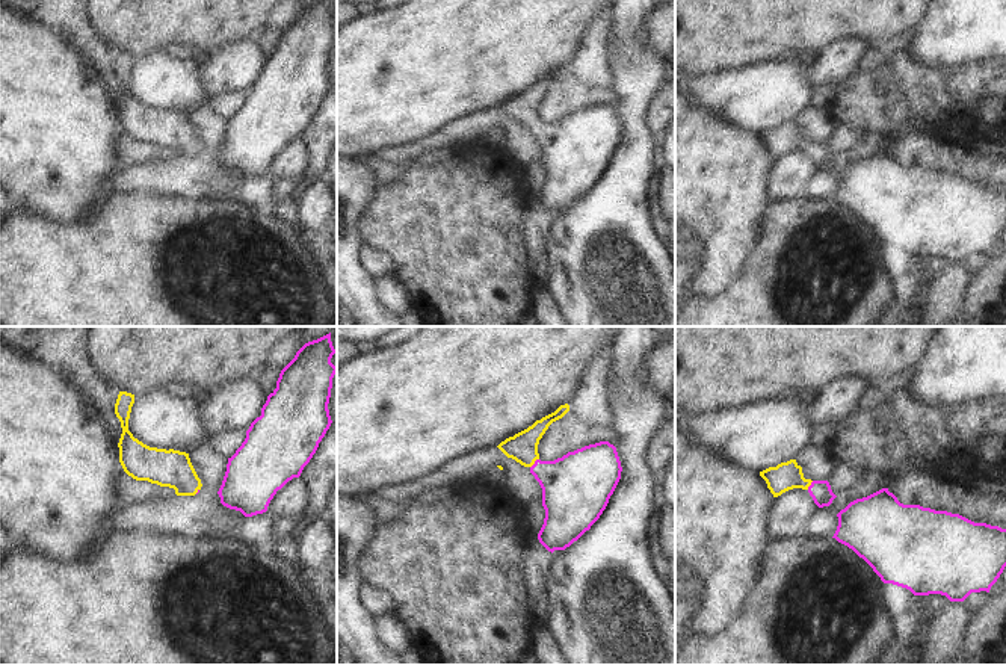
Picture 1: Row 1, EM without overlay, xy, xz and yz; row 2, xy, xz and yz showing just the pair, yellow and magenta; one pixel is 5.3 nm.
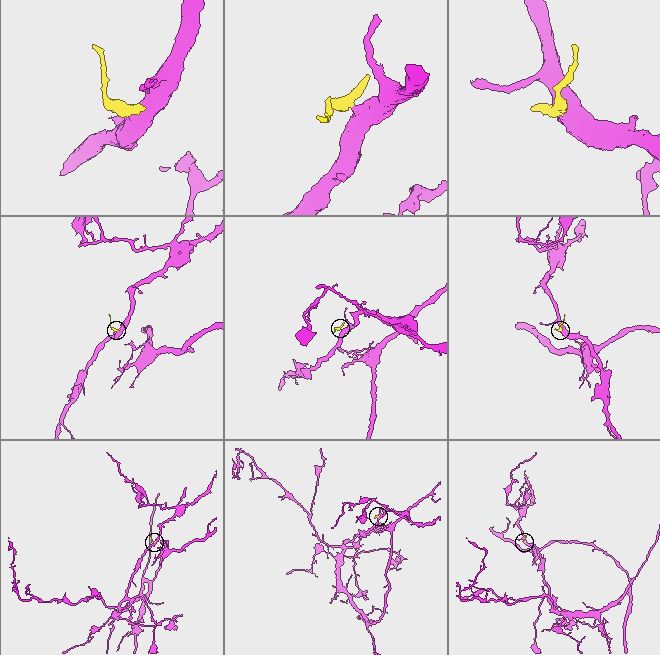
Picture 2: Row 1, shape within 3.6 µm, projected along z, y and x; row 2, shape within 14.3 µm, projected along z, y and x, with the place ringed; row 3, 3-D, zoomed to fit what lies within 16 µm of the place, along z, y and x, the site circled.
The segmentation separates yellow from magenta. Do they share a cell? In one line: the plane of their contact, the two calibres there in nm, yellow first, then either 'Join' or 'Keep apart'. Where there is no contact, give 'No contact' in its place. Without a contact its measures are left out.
Touches yellow in xz. Thickness 160 nm (yellow) against 340 nm. Join.

